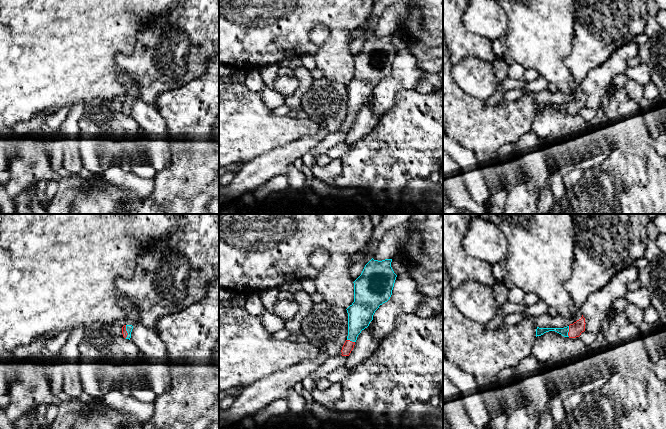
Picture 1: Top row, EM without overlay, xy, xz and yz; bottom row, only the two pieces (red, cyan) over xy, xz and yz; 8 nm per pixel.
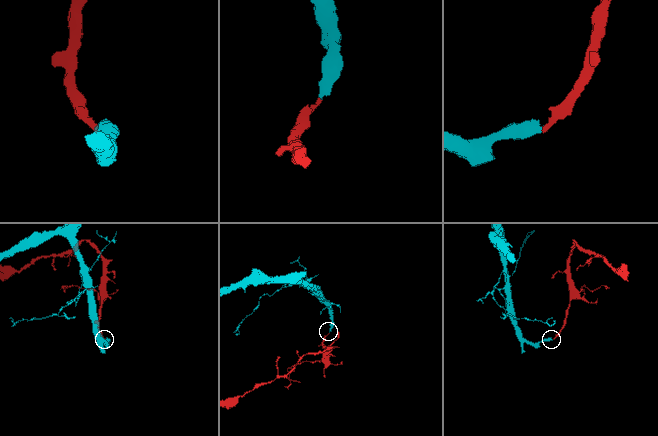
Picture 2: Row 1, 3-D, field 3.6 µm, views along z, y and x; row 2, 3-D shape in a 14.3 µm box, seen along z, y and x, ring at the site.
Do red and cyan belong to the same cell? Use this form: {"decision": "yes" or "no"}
{"decision": "yes"}

